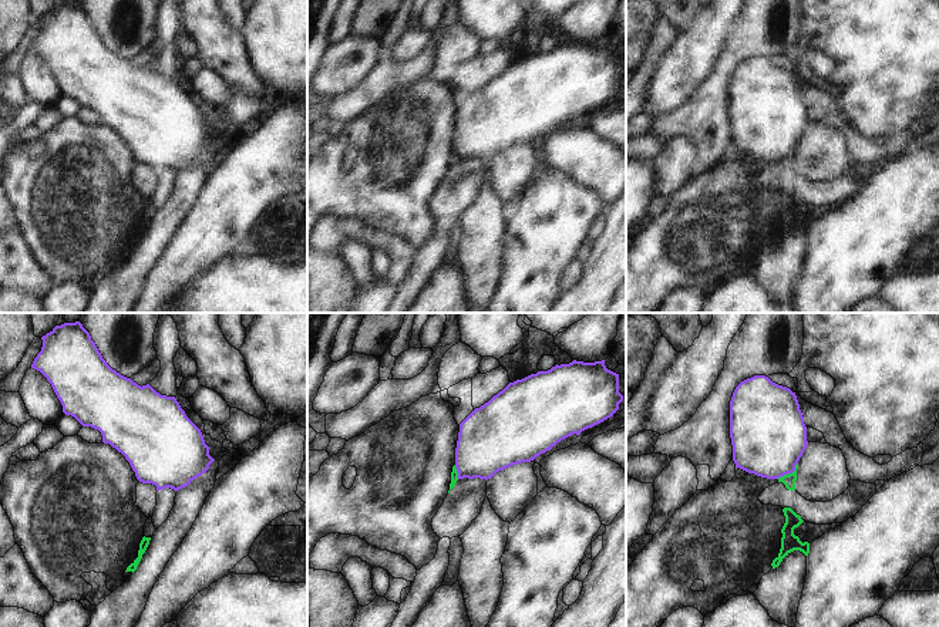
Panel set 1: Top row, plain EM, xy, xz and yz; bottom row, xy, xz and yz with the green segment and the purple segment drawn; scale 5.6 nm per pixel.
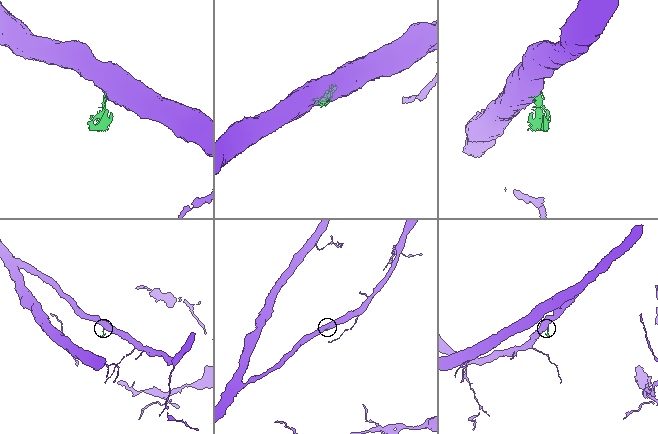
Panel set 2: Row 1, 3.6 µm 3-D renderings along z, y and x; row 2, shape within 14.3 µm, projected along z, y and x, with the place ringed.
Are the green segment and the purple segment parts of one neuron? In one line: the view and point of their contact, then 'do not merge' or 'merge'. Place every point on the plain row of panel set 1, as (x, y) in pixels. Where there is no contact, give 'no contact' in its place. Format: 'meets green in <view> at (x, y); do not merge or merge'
meets green in yz at (788, 155); do not merge

